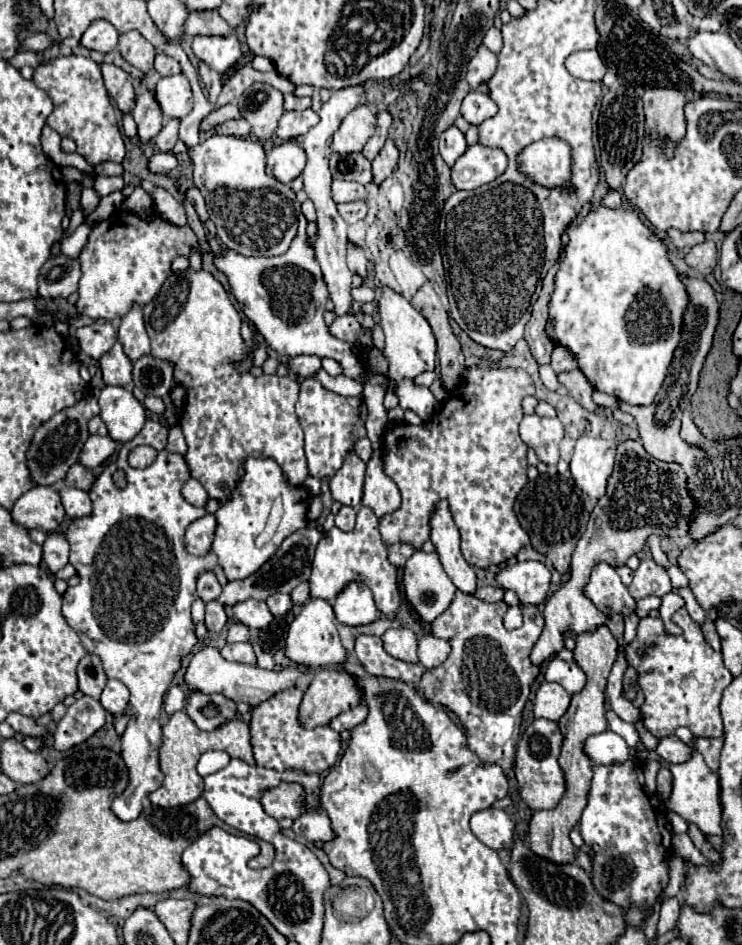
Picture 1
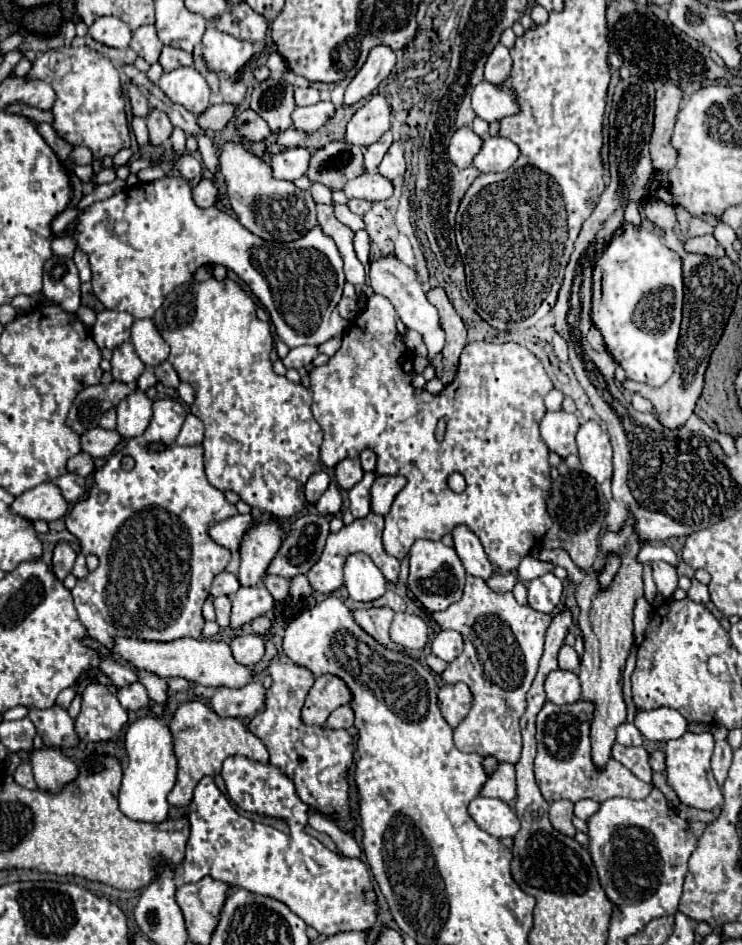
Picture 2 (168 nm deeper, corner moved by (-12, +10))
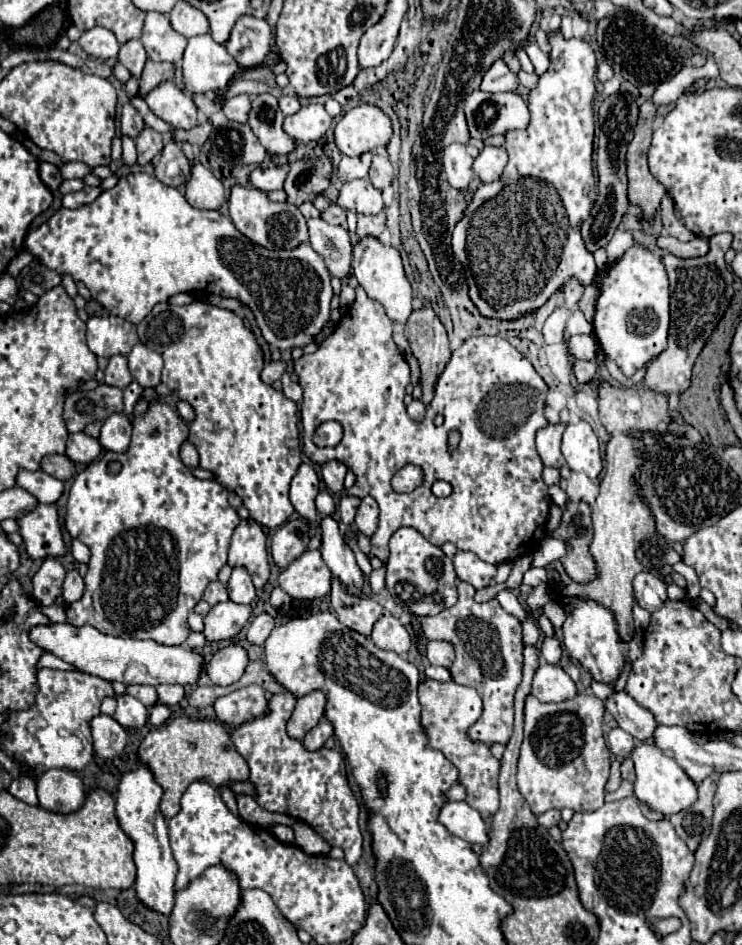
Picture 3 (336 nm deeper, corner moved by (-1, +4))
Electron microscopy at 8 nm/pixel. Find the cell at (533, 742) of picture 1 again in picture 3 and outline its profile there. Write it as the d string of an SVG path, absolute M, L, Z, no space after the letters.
M577 694L559 704L543 704L533 696L525 700L525 740L519 756L517 786L535 814L551 808L585 812L603 804L611 762L603 738L603 712L603 702L593 694Z

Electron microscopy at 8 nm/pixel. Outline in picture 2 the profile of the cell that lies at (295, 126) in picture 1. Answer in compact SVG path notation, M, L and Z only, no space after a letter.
M318 102L314 106L296 108L292 112L294 128L302 132L316 132L322 128L330 118L334 116L334 104L332 102Z

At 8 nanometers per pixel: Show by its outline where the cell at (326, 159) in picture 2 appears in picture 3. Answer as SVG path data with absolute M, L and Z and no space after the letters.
M327 156L295 160L285 180L285 192L289 196L287 202L293 202L295 206L303 204L305 200L313 202L319 194L329 188L331 176L333 162Z

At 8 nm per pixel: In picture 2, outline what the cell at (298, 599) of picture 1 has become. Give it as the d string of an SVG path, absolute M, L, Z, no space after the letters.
M304 574L294 576L290 580L290 596L310 596L310 594L312 594L312 588L310 588L308 578Z

